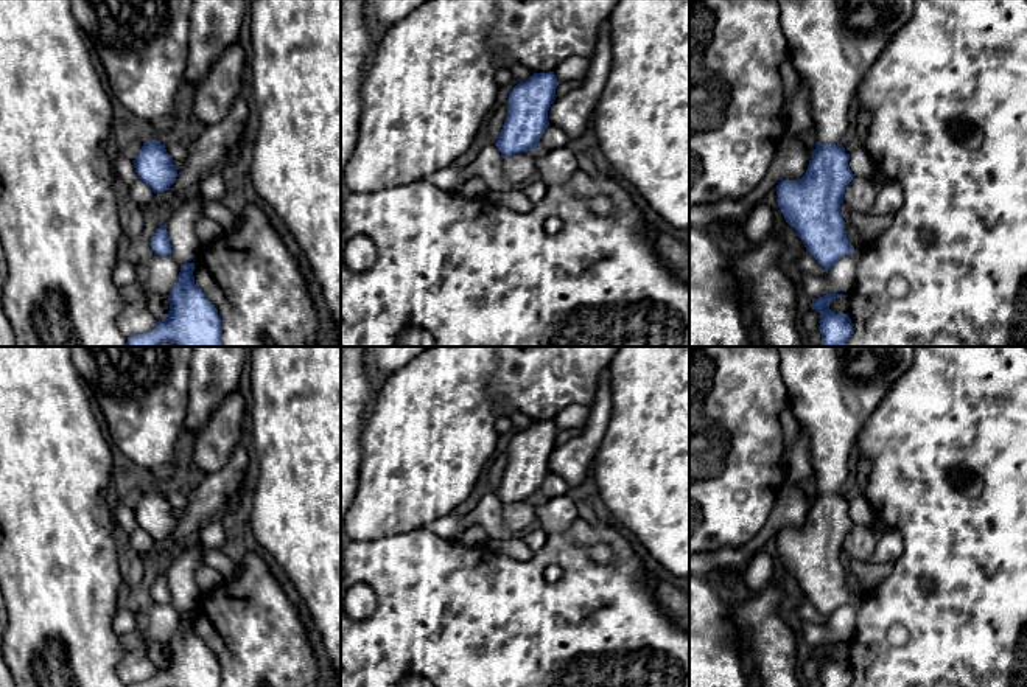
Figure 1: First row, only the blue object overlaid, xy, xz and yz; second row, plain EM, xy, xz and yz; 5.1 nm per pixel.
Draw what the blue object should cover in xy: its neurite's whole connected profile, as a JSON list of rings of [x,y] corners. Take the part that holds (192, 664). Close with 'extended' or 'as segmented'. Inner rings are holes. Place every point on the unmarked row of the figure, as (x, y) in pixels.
[[[195,611],[181,612],[179,625],[166,643],[170,659],[156,675],[128,687],[221,687],[221,667],[215,653],[195,633]]]; as segmented

